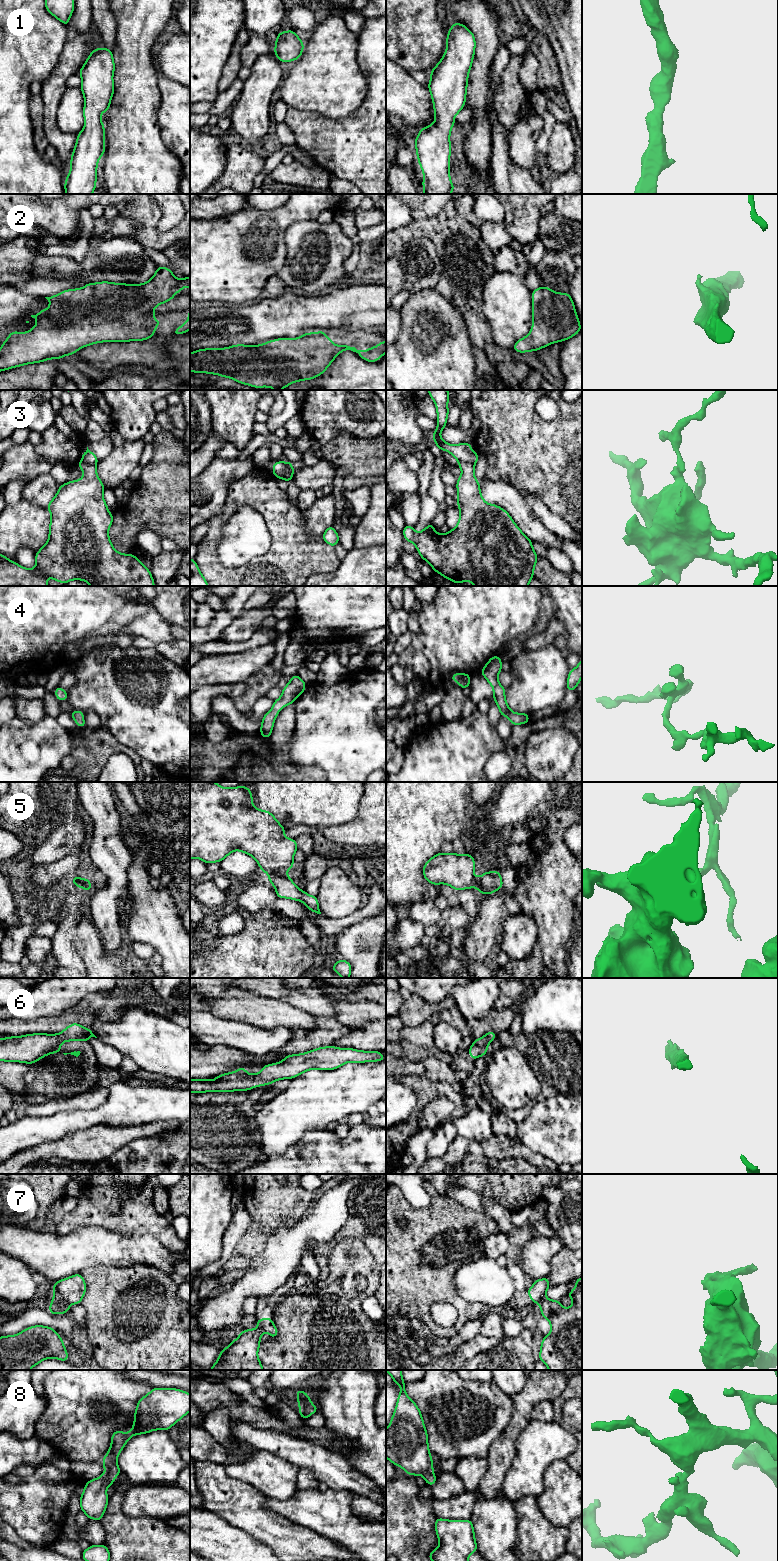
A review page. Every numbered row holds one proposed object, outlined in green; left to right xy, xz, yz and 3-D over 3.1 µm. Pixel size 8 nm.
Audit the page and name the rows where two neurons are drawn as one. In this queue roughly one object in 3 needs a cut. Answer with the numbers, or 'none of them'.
3, 5, 7

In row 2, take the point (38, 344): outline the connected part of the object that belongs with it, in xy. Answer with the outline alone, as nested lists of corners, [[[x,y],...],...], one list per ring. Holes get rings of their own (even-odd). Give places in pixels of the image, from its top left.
[[[158,266],[154,276],[144,284],[107,281],[87,283],[85,287],[45,297],[50,307],[37,315],[31,315],[37,319],[36,326],[23,333],[12,331],[0,347],[0,371],[49,359],[61,359],[99,342],[143,341],[152,338],[161,323],[153,319],[157,315],[153,312],[154,308],[180,295],[184,286],[190,288],[190,277],[179,280],[169,268]]]

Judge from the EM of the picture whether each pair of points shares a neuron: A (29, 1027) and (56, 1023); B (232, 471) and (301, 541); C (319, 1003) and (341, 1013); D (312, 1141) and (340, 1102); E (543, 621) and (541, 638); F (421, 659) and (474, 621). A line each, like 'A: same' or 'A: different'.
A: same
B: different
C: different
D: different
E: different
F: same

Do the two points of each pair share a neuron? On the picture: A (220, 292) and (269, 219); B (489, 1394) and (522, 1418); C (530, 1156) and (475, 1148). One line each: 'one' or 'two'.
A: one
B: two
C: one

